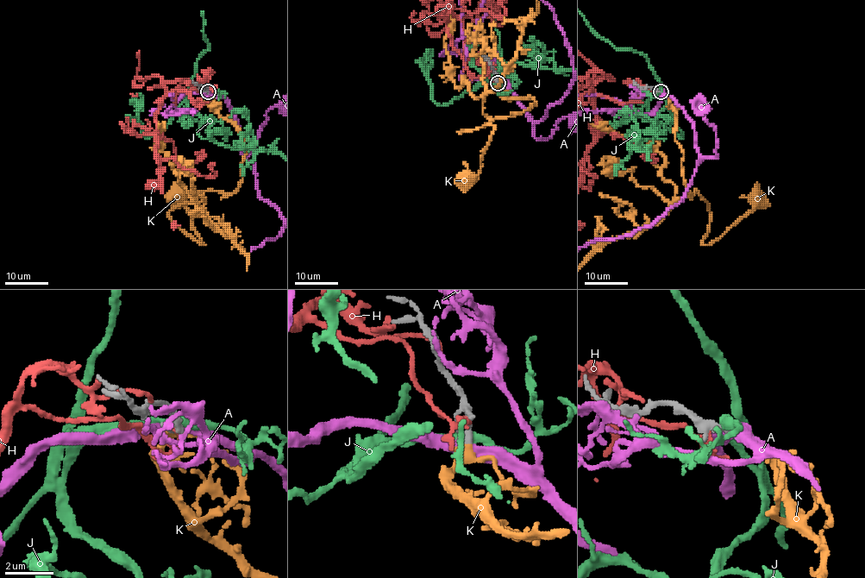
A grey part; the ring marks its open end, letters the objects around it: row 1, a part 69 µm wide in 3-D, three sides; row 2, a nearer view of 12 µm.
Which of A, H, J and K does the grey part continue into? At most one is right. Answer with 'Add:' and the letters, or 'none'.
Add: K

